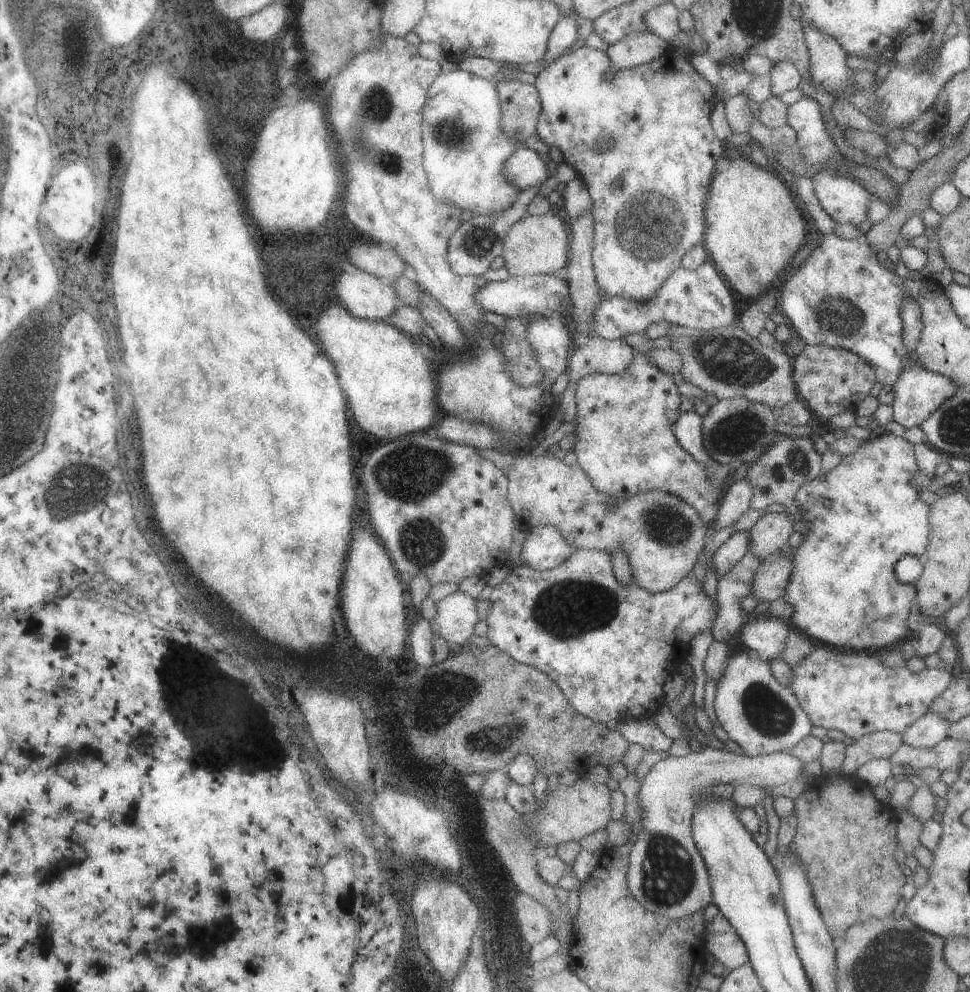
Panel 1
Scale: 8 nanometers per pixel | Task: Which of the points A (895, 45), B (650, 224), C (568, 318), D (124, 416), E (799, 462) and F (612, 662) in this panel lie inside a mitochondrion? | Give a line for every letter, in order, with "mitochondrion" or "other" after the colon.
A: other
B: mitochondrion
C: other
D: mitochondrion
E: mitochondrion
F: other

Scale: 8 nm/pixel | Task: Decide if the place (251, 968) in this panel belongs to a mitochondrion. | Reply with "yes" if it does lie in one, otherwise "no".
no

